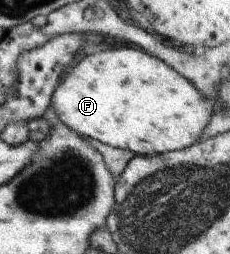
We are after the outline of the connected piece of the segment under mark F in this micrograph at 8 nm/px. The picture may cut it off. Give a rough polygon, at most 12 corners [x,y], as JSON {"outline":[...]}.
{"outline":[[87,52],[50,95],[78,135],[137,156],[196,140],[211,110],[163,60]]}

